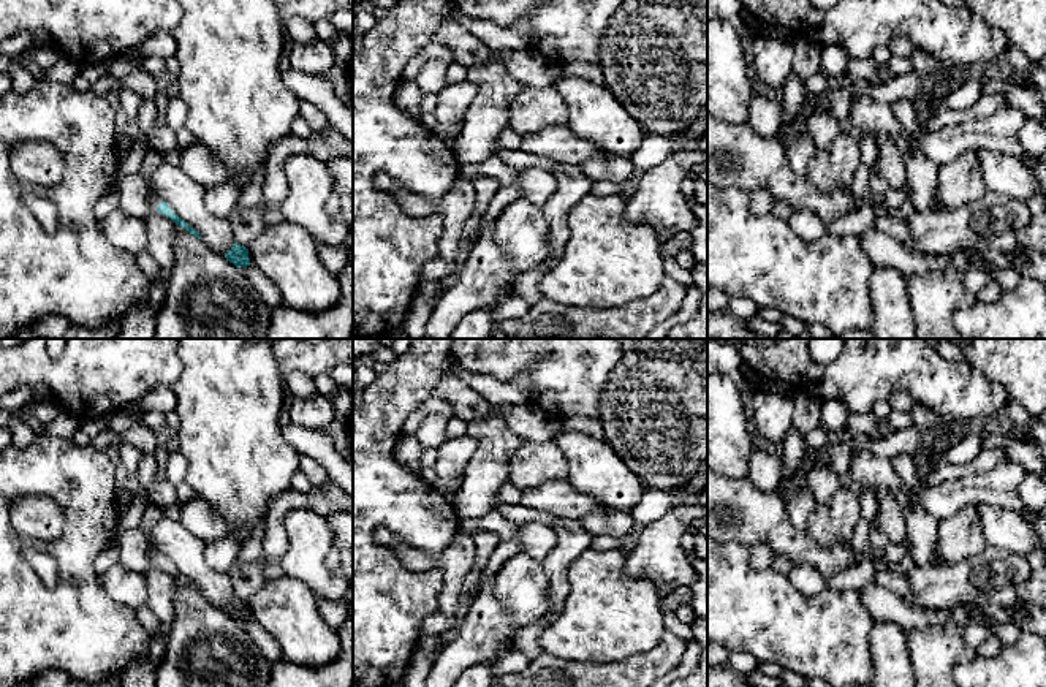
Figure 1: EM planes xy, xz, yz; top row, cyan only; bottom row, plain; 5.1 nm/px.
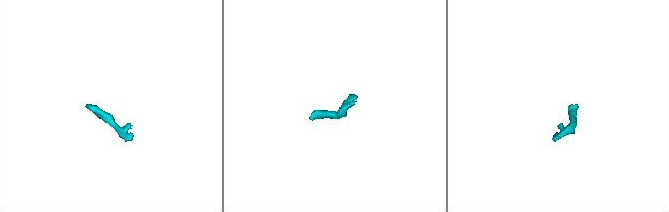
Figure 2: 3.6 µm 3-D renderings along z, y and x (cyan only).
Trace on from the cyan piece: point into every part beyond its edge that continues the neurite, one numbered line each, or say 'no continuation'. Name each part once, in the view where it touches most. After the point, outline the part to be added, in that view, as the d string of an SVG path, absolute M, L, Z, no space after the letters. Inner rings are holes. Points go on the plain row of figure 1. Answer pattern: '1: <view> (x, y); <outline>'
1: xy (152, 515); M149 503L144 516L141 519L141 526L139 529L144 532L146 538L149 540L149 549L147 549L147 556L150 557L152 564L157 565L160 557L163 556L160 552L160 549L150 541L149 535L150 535L150 529L153 524L157 524L166 513L163 510L160 510L158 507Z

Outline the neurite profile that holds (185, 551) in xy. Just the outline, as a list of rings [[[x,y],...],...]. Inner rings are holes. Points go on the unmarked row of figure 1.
[[[165,514],[153,524],[149,538],[174,568],[201,589],[209,603],[223,611],[231,605],[236,595],[228,571],[207,564],[207,545],[190,533],[176,514]]]

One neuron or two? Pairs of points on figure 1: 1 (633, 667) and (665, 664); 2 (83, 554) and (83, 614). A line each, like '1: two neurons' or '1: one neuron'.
1: one neuron
2: one neuron

